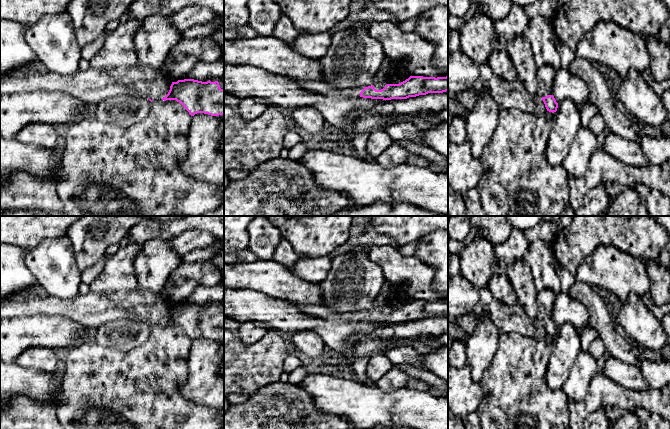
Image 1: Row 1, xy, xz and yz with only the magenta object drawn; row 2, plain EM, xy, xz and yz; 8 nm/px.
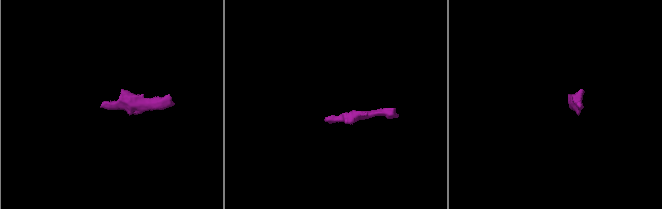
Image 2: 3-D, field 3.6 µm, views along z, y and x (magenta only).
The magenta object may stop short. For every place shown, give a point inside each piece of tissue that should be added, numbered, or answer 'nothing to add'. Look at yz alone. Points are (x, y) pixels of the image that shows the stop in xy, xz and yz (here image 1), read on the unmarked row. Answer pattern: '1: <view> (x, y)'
1: yz (545, 298)

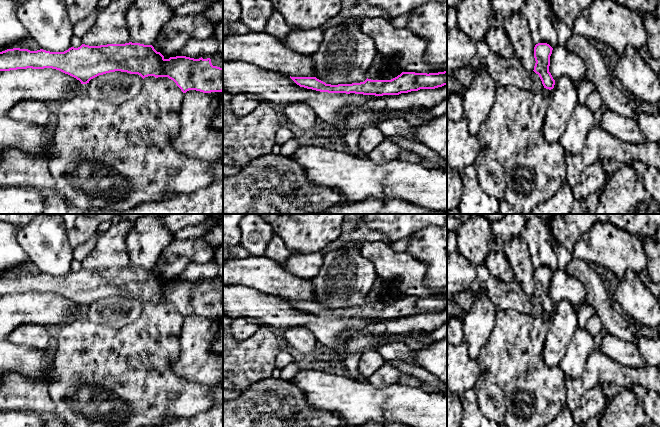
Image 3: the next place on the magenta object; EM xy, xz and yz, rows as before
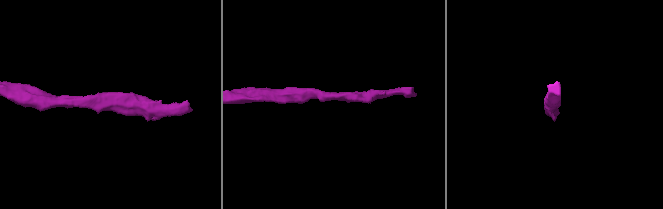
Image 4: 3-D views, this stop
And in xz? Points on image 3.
nothing to add

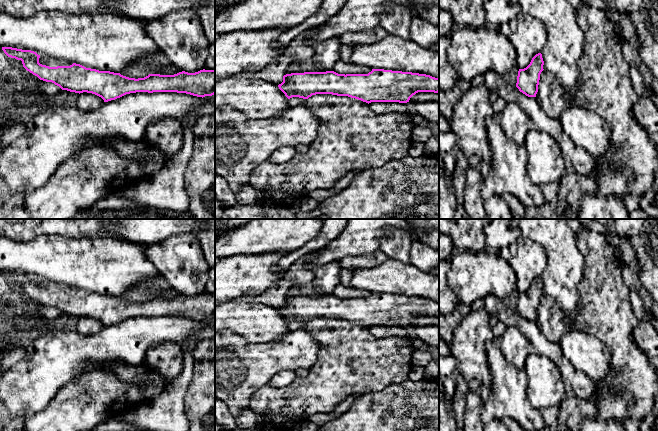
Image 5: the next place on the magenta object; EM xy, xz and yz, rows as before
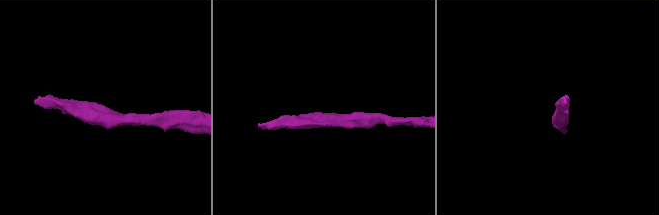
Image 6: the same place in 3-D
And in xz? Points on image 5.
nothing to add

